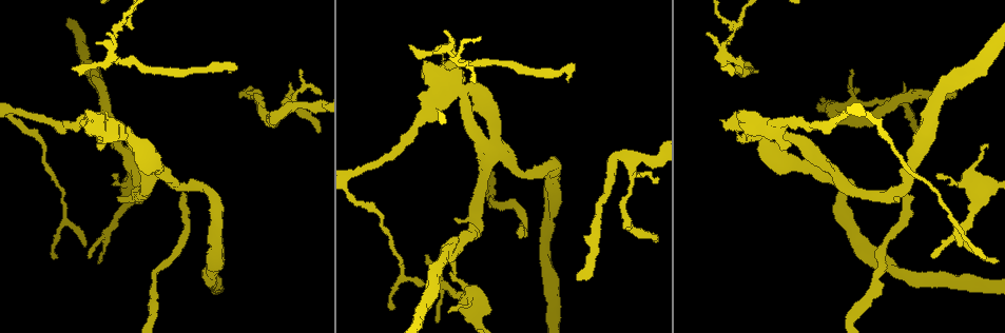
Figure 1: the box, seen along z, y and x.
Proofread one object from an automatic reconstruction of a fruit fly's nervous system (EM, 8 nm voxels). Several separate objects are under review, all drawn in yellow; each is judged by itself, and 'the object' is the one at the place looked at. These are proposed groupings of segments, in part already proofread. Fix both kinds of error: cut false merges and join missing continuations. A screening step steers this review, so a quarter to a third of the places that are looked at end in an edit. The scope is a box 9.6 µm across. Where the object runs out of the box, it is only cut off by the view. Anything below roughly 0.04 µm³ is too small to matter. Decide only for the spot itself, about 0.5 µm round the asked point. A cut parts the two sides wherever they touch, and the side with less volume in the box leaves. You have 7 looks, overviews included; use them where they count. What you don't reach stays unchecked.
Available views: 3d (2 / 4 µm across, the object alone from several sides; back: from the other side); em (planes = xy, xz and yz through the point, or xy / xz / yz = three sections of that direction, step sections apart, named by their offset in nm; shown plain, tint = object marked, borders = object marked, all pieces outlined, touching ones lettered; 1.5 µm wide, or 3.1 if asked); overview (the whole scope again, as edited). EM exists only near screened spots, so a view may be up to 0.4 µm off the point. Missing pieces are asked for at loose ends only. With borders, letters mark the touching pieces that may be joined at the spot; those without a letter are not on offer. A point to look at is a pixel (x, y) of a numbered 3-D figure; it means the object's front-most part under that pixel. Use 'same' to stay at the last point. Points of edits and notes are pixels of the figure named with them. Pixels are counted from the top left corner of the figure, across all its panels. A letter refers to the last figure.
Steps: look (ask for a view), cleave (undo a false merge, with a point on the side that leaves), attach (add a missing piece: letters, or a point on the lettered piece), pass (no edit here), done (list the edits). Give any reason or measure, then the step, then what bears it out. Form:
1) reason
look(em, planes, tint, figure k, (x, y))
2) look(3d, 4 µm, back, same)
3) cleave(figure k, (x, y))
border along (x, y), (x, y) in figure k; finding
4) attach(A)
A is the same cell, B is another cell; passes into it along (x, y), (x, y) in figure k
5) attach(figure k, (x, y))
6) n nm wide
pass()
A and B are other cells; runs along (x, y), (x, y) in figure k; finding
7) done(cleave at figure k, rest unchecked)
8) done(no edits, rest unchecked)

an open end
look(em, planes, borders, figure 1, (116, 175))

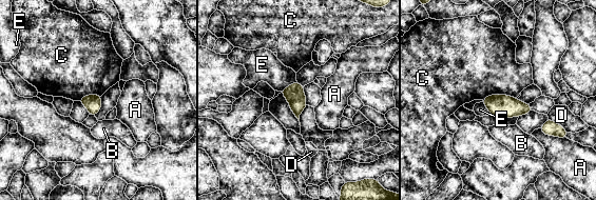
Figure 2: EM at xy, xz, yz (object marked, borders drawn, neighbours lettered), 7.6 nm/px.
pass()
A, B, C, D and E are other cells; border along (516, 97), (488, 95), (482, 100) in figure 2; none of them fits

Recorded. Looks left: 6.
look(em, yz, step 4, tint, figure 1, (895, 270))

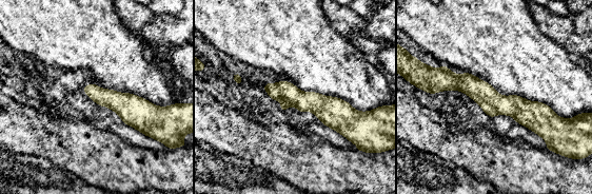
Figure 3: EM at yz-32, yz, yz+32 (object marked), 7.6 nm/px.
cut it another way
look(em, planes, tint, same)

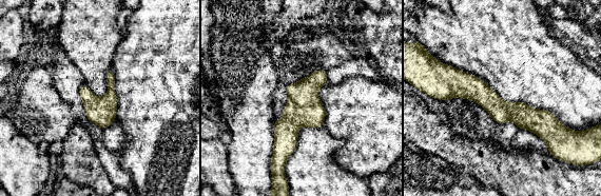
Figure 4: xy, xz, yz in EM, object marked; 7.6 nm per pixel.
what lies round it
look(em, planes, borders, same)

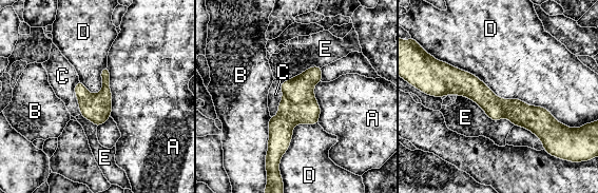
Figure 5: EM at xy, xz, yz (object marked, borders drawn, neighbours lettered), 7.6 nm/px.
pass()
A, B, C, D and E are other cells; border along (433, 56), (562, 123) in figure 5; all the same neuron

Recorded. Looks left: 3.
sudden change in width
look(em, xz, step 8, borders, figure 1, (457, 85))

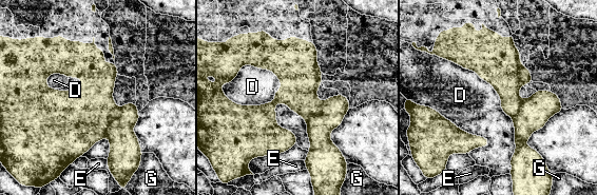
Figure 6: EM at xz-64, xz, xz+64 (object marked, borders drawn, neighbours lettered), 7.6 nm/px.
cleave(figure 6, (77, 119))
D, E and G are other cells; border along (120, 109), (110, 120), (104, 136) in figure 6; a second neuron is stuck on

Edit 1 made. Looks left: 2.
done(cleave at figure 6, rest unchecked)

